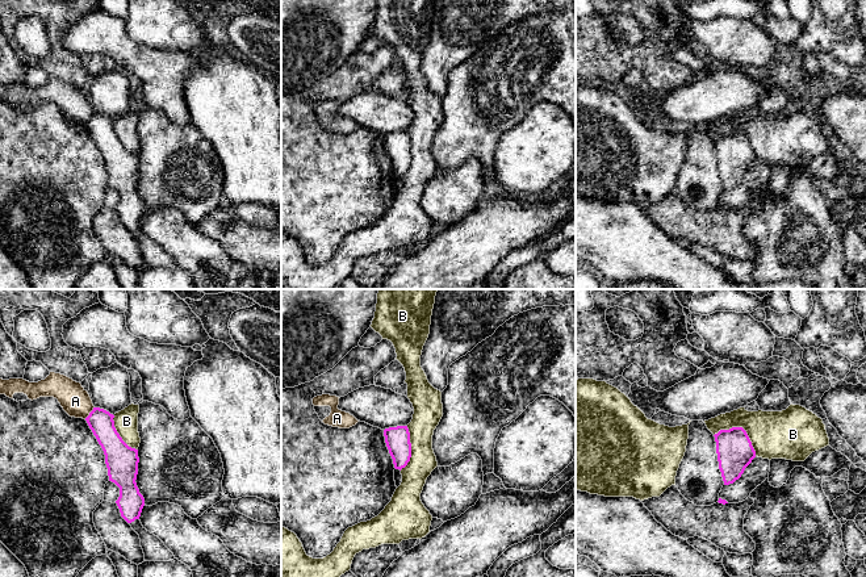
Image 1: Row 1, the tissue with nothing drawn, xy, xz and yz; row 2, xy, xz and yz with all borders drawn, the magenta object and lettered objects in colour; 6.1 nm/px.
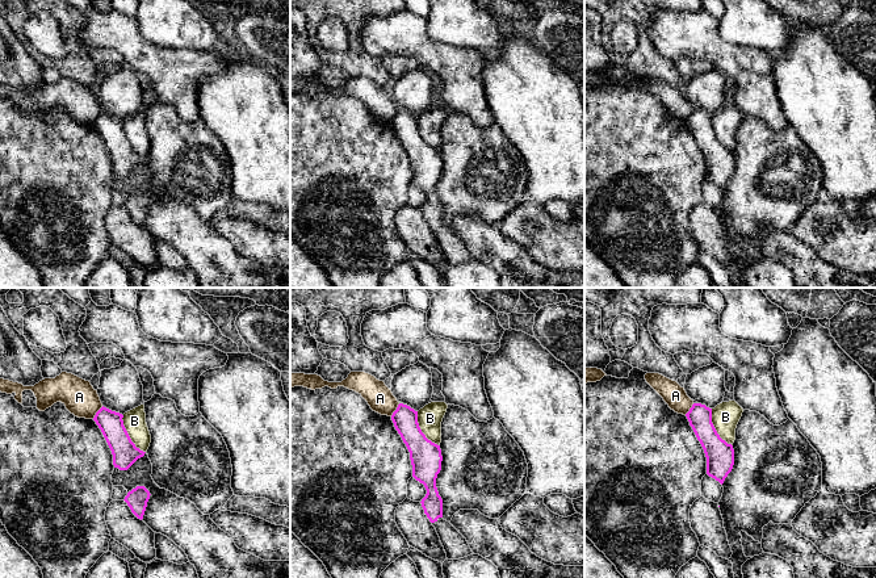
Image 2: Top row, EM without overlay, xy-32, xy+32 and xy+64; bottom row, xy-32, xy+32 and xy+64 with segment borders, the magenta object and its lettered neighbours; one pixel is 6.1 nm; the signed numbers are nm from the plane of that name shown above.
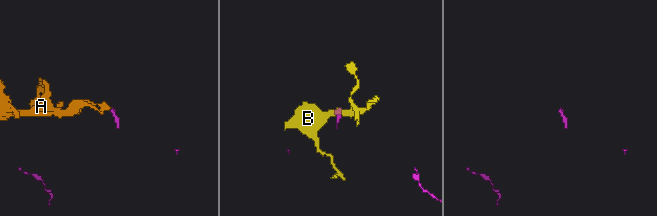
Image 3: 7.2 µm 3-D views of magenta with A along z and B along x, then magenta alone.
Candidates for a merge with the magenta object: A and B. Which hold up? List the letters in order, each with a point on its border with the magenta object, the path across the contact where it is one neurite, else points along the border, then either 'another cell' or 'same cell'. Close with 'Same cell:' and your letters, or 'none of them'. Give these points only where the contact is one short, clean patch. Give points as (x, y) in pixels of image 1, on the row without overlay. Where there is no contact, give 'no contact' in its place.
A: meets magenta in xy at (90, 118); border along xy (93, 112), (84, 124); another cell
B: meets magenta in yz at (741, 133); border along yz (714, 139), (720, 136), (741, 133), (756, 161); another cell
Same cell: none of them

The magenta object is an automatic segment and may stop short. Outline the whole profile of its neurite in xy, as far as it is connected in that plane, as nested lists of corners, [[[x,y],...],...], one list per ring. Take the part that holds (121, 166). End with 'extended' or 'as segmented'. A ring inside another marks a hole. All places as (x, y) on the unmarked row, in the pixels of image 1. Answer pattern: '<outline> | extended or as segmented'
[[[93,113],[85,126],[104,156],[109,187],[120,193],[120,202],[116,209],[121,222],[139,241],[145,267],[173,265],[173,259],[139,226],[145,204],[135,188],[139,168],[138,155],[129,152],[122,146],[114,133],[113,124],[114,121],[109,117]]] | extended

